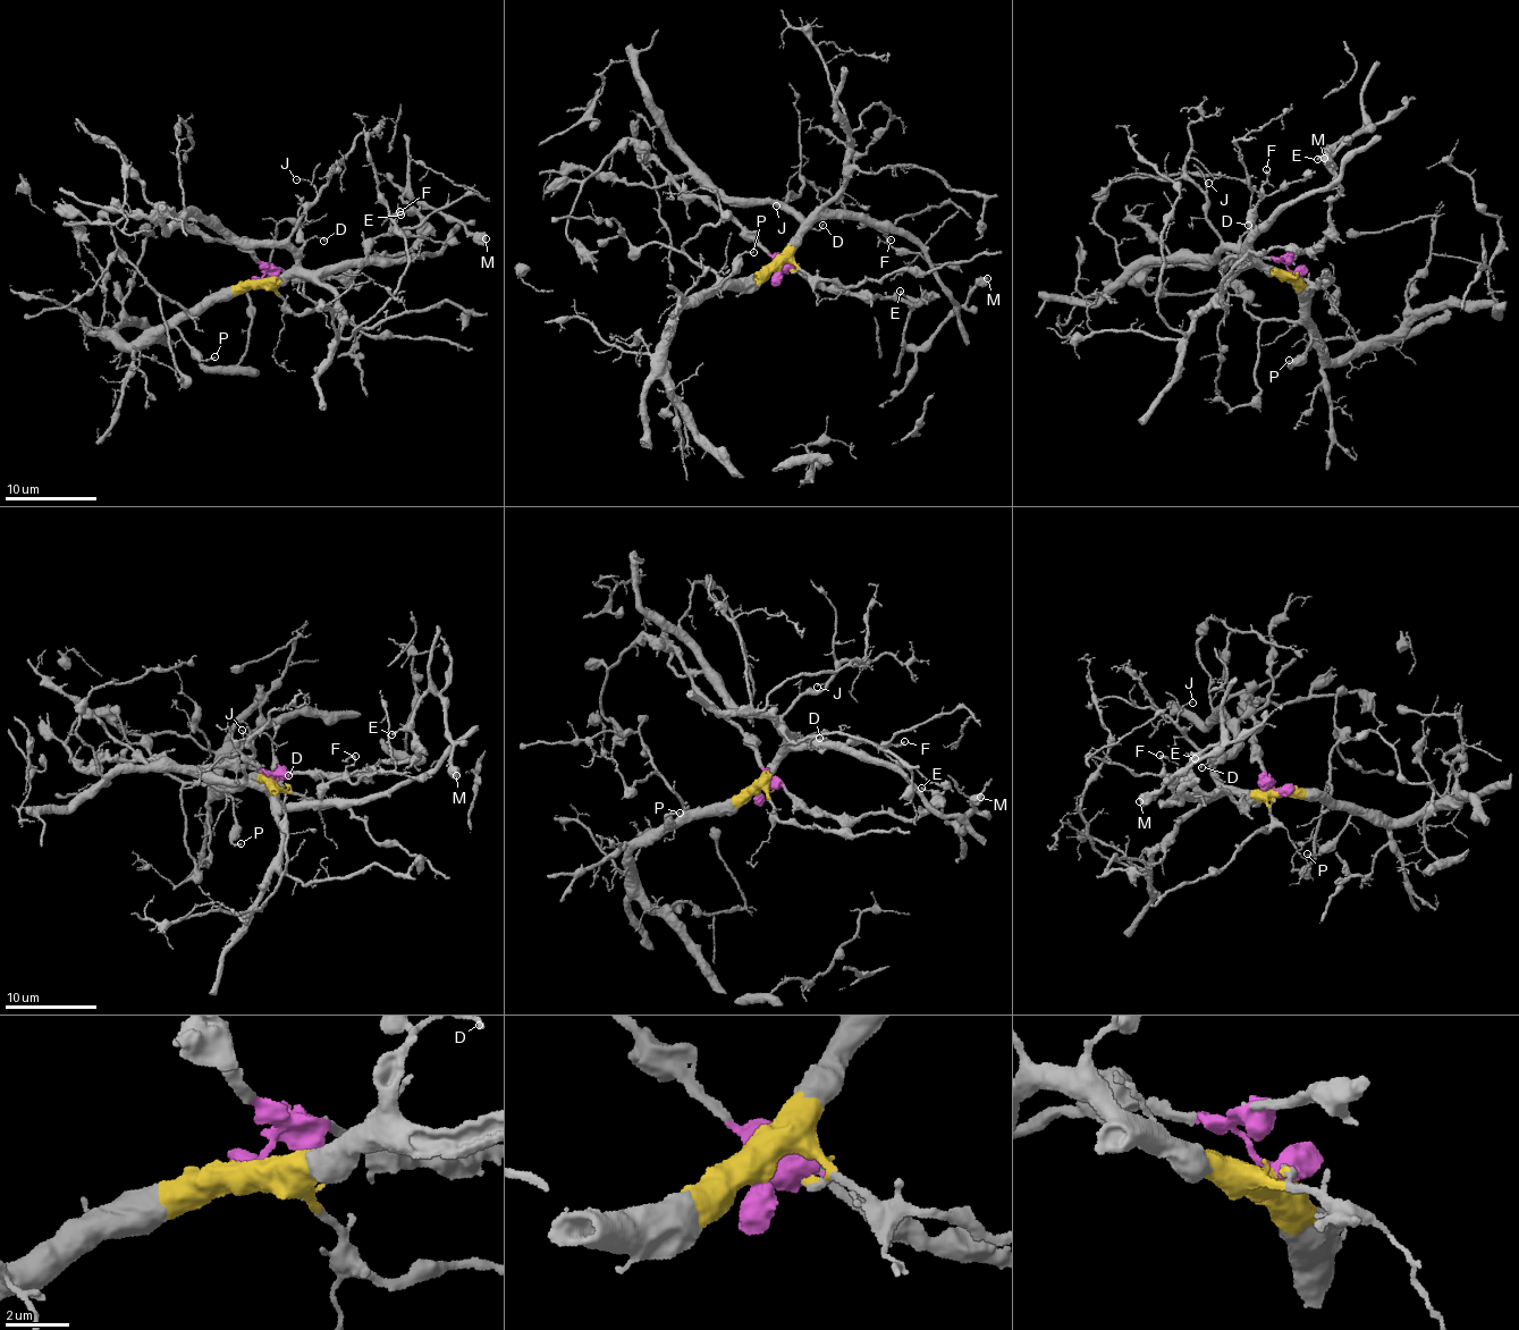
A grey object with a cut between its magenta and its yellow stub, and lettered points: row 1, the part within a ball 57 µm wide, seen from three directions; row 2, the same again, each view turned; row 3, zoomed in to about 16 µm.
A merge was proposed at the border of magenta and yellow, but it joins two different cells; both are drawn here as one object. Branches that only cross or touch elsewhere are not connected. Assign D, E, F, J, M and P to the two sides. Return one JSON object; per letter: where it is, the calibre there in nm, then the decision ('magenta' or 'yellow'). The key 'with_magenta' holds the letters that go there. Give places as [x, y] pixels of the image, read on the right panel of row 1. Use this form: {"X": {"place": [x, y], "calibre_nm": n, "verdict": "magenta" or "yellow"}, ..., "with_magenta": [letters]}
{"D": {"place": [1248, 225], "calibre_nm": 120, "verdict": "yellow"}, "E": {"place": [1317, 159], "calibre_nm": 160, "verdict": "magenta"}, "F": {"place": [1266, 169], "calibre_nm": 130, "verdict": "yellow"}, "J": {"place": [1208, 183], "calibre_nm": 100, "verdict": "yellow"}, "M": {"place": [1324, 158], "calibre_nm": 700, "verdict": "magenta"}, "P": {"place": [1289, 360], "calibre_nm": 130, "verdict": "yellow"}, "with_magenta": ["E", "M"]}

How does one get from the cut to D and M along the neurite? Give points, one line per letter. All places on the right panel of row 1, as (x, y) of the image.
D: (1291, 275), (1262, 268), (1254, 261), (1240, 238), (1248, 226)
M: (1291, 272), (1291, 258), (1317, 247), (1328, 232), (1330, 205), (1341, 193), (1330, 152), (1367, 126), (1323, 159)

